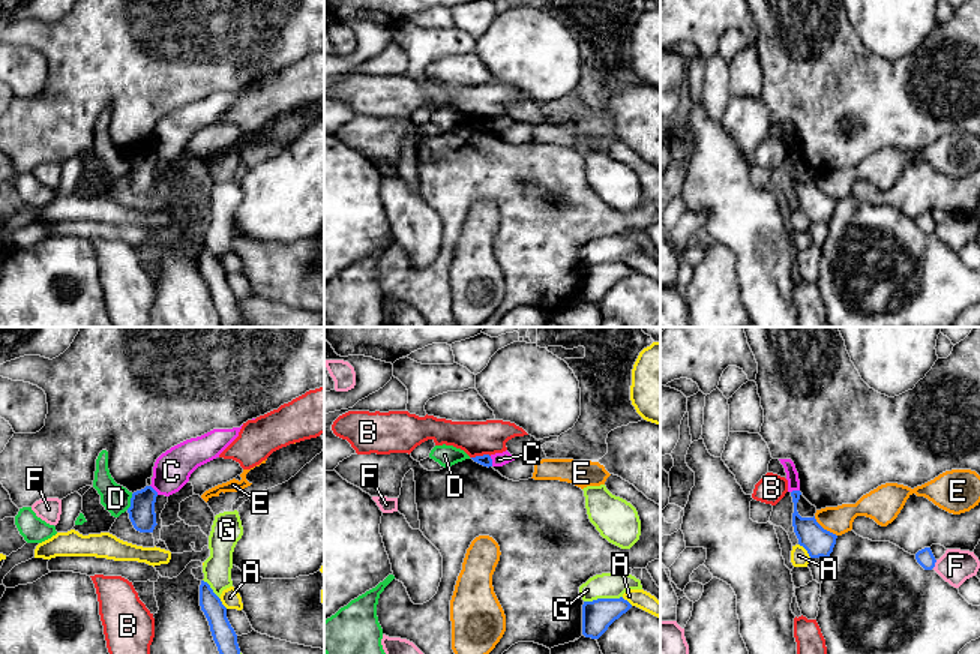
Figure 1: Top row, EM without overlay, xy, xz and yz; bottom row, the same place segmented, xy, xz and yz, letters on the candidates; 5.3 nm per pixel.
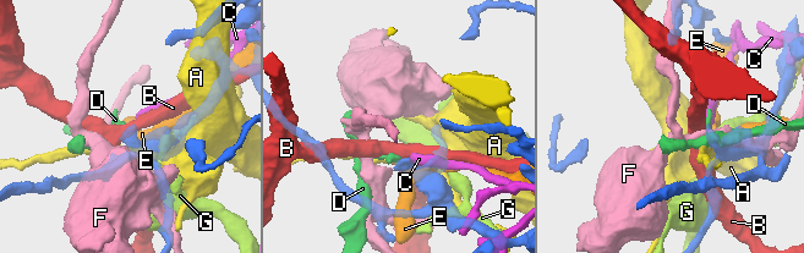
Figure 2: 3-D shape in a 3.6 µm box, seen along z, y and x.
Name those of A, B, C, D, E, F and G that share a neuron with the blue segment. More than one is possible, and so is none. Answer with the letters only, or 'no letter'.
no letter

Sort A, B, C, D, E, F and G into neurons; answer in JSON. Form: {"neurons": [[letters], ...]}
{"neurons": [["A"], ["B"], ["C"], ["D"], ["E", "F"], ["G"]]}

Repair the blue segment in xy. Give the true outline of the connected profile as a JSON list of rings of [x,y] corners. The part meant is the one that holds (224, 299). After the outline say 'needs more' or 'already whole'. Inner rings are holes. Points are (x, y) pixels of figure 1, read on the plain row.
[[[204,244],[200,249],[200,270],[209,285],[213,304],[221,318],[221,327],[237,327],[240,312],[237,298],[227,282],[227,272]]]; already whole

